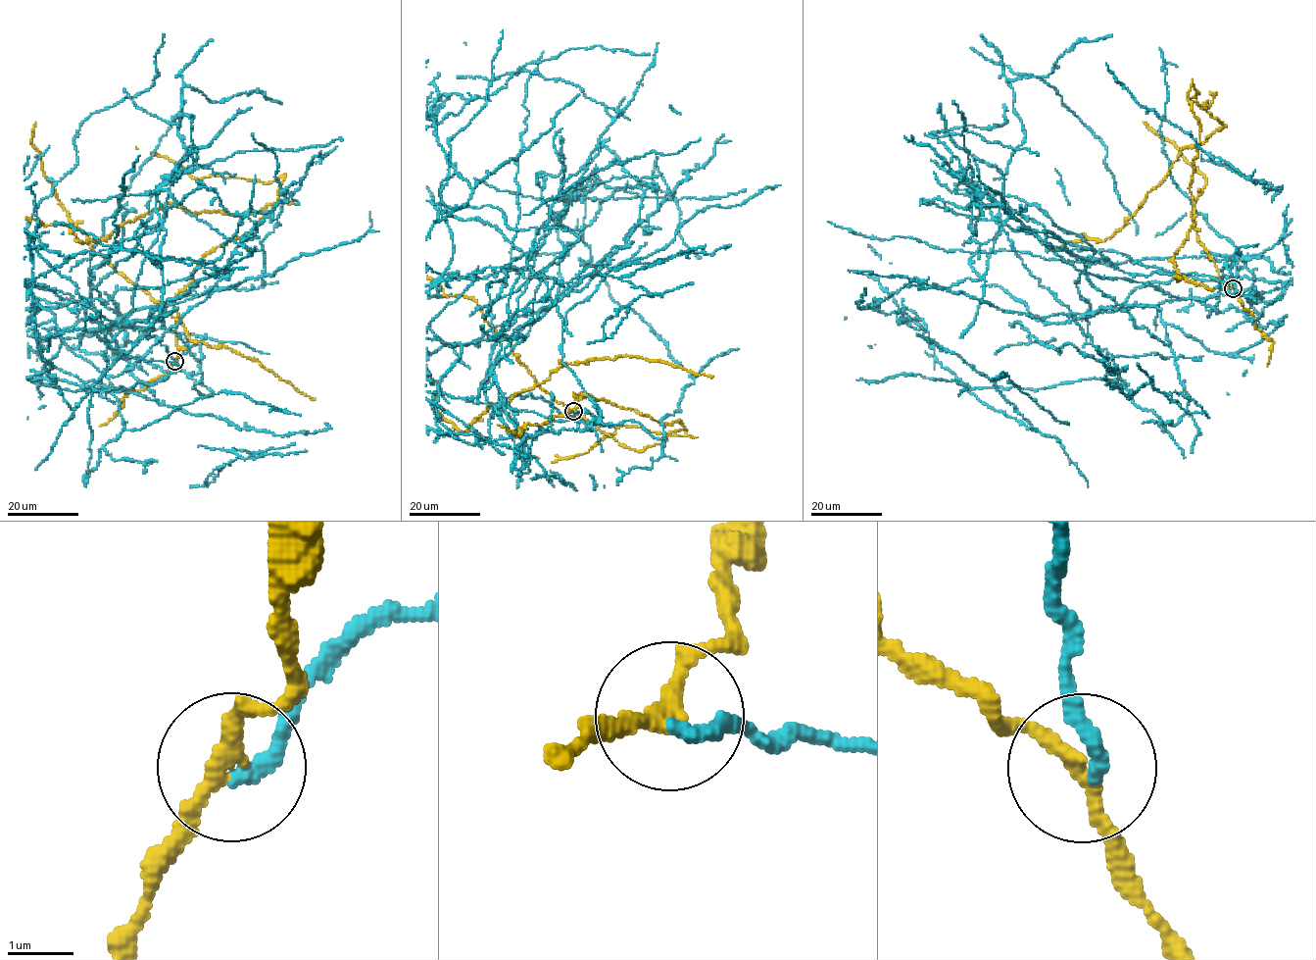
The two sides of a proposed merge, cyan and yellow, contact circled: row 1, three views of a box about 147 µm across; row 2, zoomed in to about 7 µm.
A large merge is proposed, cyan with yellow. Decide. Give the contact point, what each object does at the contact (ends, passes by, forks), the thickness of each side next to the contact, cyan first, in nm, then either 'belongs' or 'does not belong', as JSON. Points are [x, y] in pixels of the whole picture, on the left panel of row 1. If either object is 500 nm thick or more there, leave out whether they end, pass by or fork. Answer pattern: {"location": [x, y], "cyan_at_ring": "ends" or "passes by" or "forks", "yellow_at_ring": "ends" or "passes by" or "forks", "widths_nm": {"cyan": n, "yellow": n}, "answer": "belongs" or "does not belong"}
{"location": [174, 361], "cyan_at_ring": "ends", "yellow_at_ring": "passes by", "widths_nm": {"cyan": 240, "yellow": 240}, "answer": "does not belong"}

